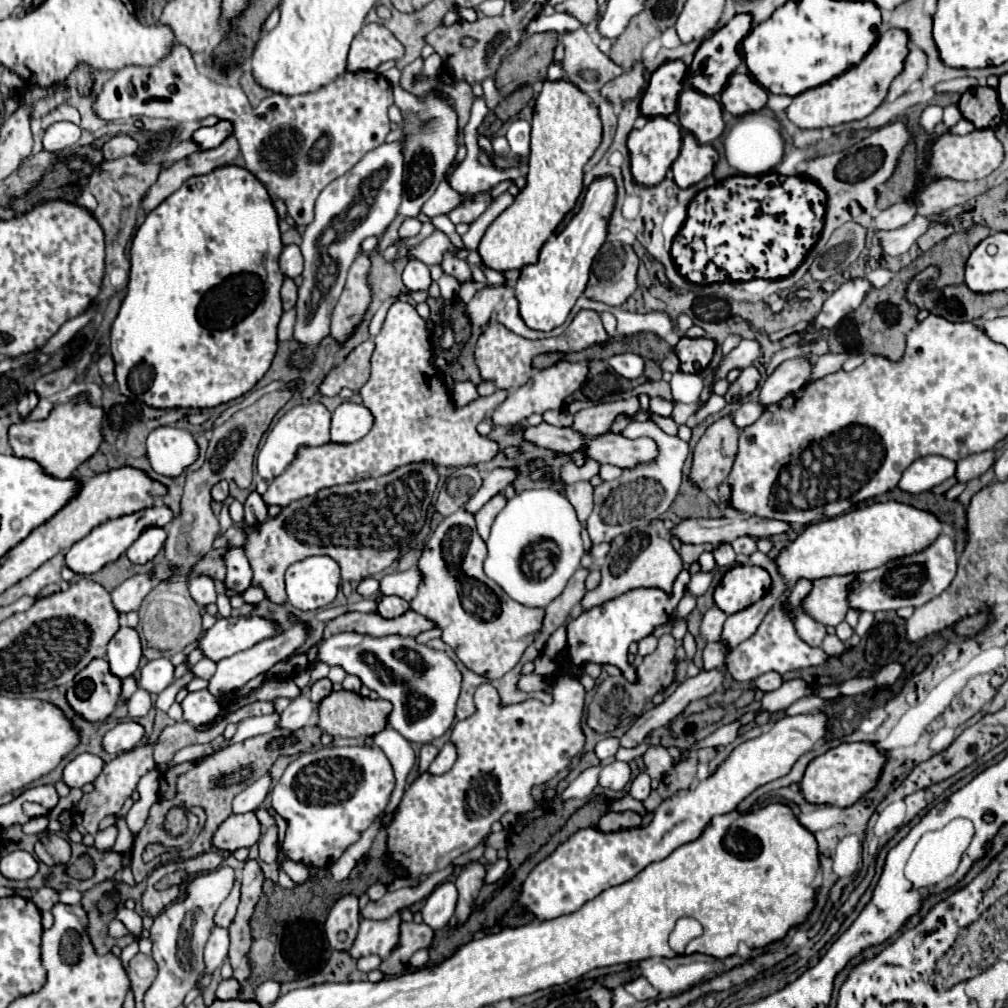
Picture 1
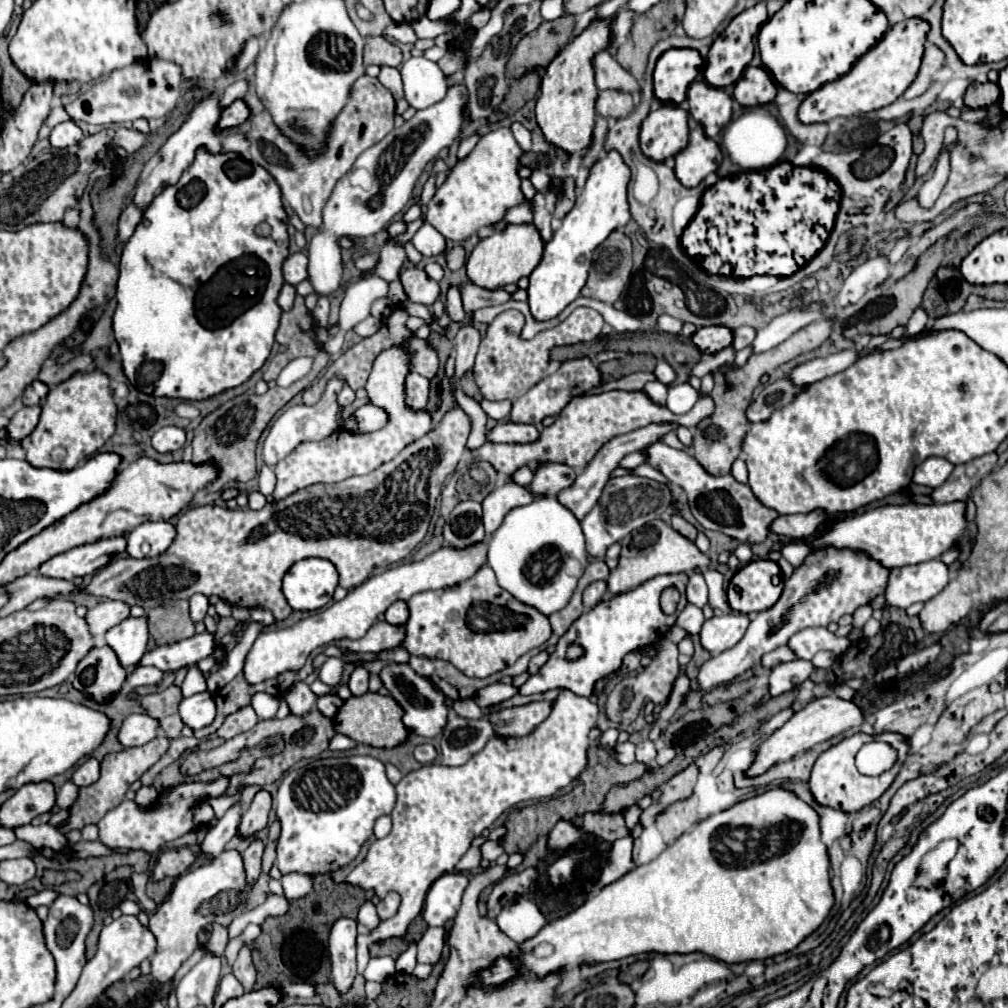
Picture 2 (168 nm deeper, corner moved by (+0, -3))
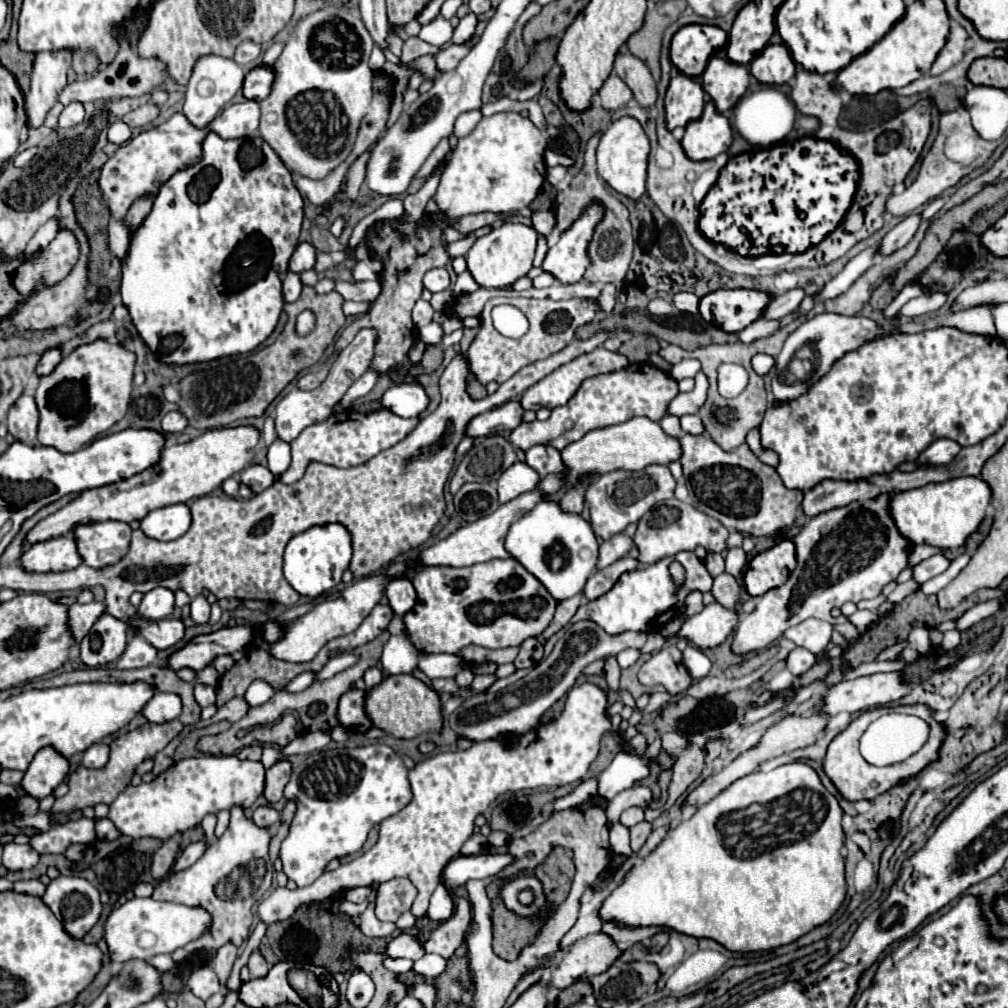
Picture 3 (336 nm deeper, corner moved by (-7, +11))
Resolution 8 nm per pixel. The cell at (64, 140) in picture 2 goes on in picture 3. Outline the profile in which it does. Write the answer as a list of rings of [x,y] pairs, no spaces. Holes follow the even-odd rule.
[[[70,103],[64,107],[62,115],[60,115],[60,127],[62,129],[68,129],[68,127],[74,127],[78,123],[84,121],[84,107],[82,103]]]

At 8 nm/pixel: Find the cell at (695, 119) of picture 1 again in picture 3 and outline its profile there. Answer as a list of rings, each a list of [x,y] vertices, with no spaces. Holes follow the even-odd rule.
[[[712,57],[700,77],[704,93],[708,93],[718,113],[730,111],[748,89],[748,69],[728,59]]]

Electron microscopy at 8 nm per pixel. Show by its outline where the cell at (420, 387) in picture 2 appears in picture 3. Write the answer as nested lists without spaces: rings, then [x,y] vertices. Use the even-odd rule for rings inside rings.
[[[396,383],[382,395],[382,407],[400,417],[418,417],[430,399],[420,383]]]

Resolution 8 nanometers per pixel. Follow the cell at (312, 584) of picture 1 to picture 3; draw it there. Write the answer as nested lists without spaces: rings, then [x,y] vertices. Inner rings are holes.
[[[332,523],[324,527],[312,527],[290,539],[284,553],[284,577],[300,595],[318,597],[332,591],[342,581],[342,573],[348,569],[350,557],[350,535],[342,525]]]

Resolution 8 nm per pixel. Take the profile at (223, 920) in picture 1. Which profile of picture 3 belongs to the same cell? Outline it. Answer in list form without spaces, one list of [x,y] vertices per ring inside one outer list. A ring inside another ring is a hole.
[[[226,943],[226,945],[222,945],[222,949],[216,951],[216,957],[214,957],[212,965],[214,965],[216,975],[220,977],[222,987],[224,987],[224,983],[226,983],[228,975],[230,975],[230,969],[232,969],[234,961],[236,961],[236,947],[234,947],[234,945]]]

